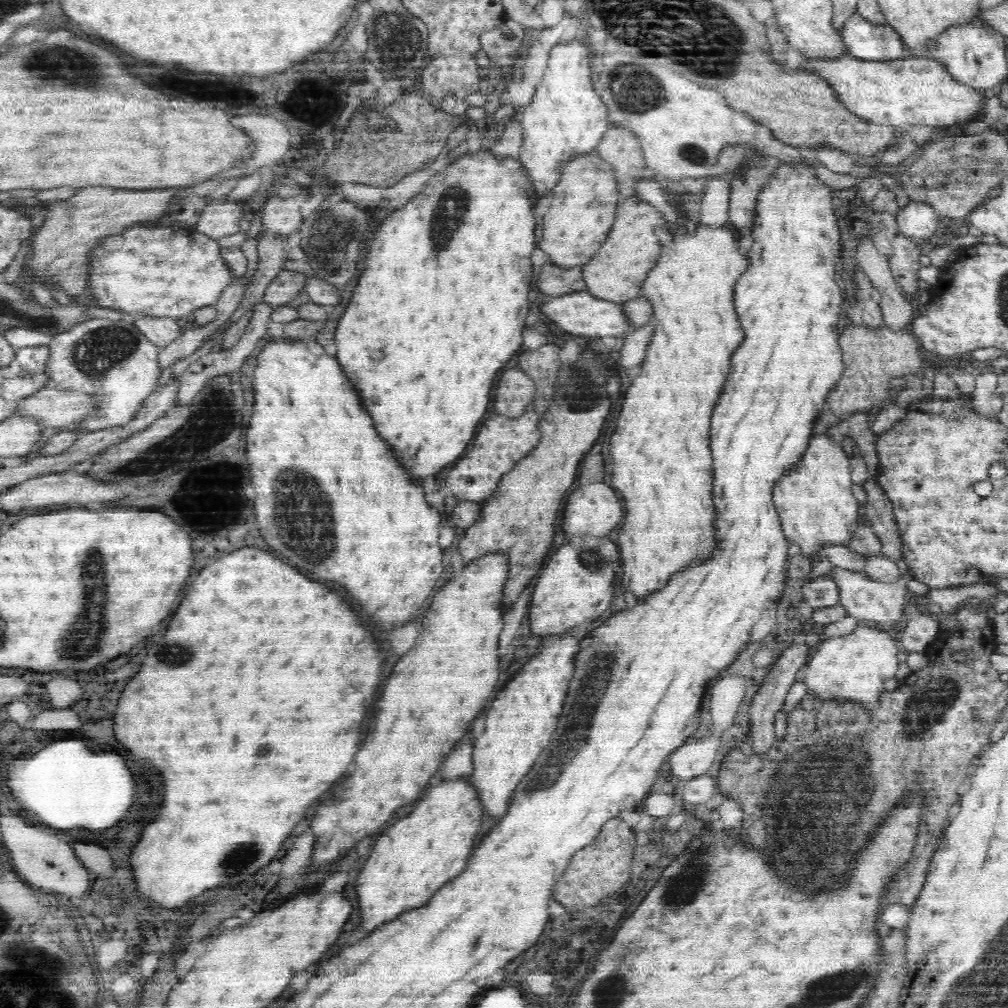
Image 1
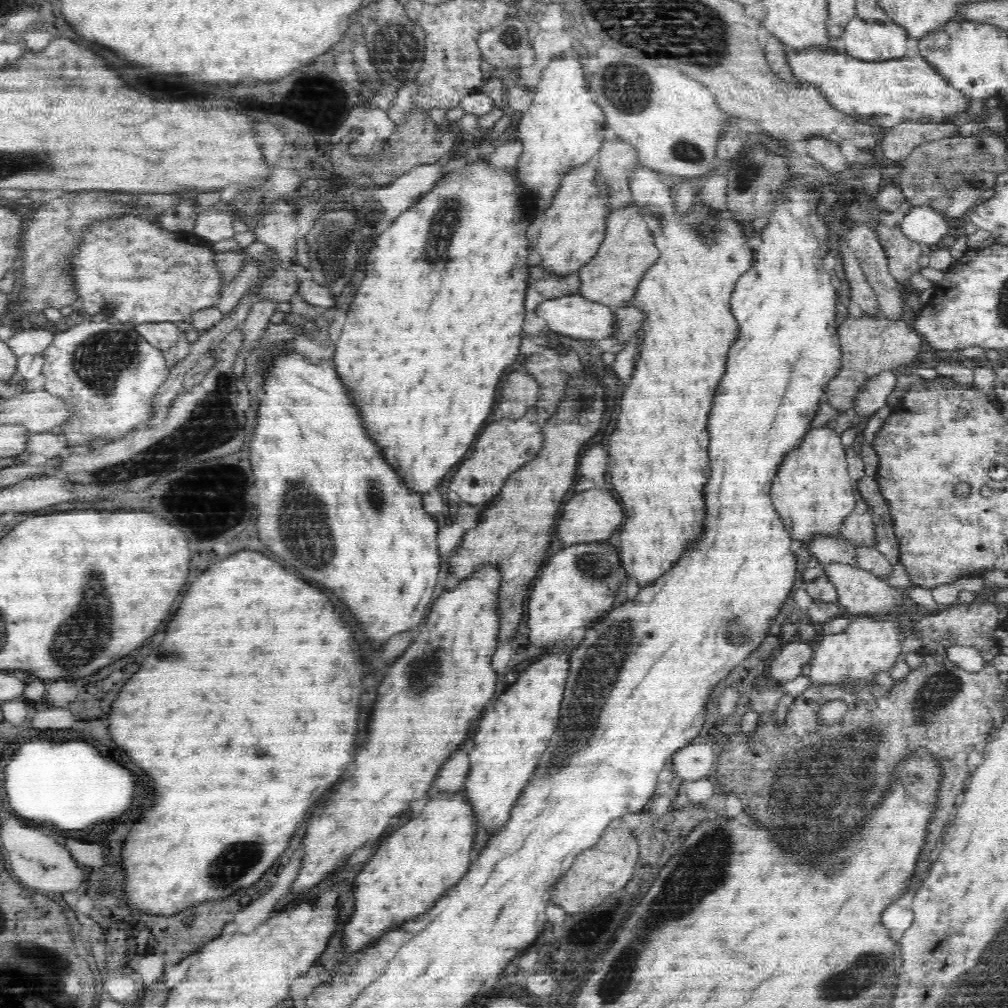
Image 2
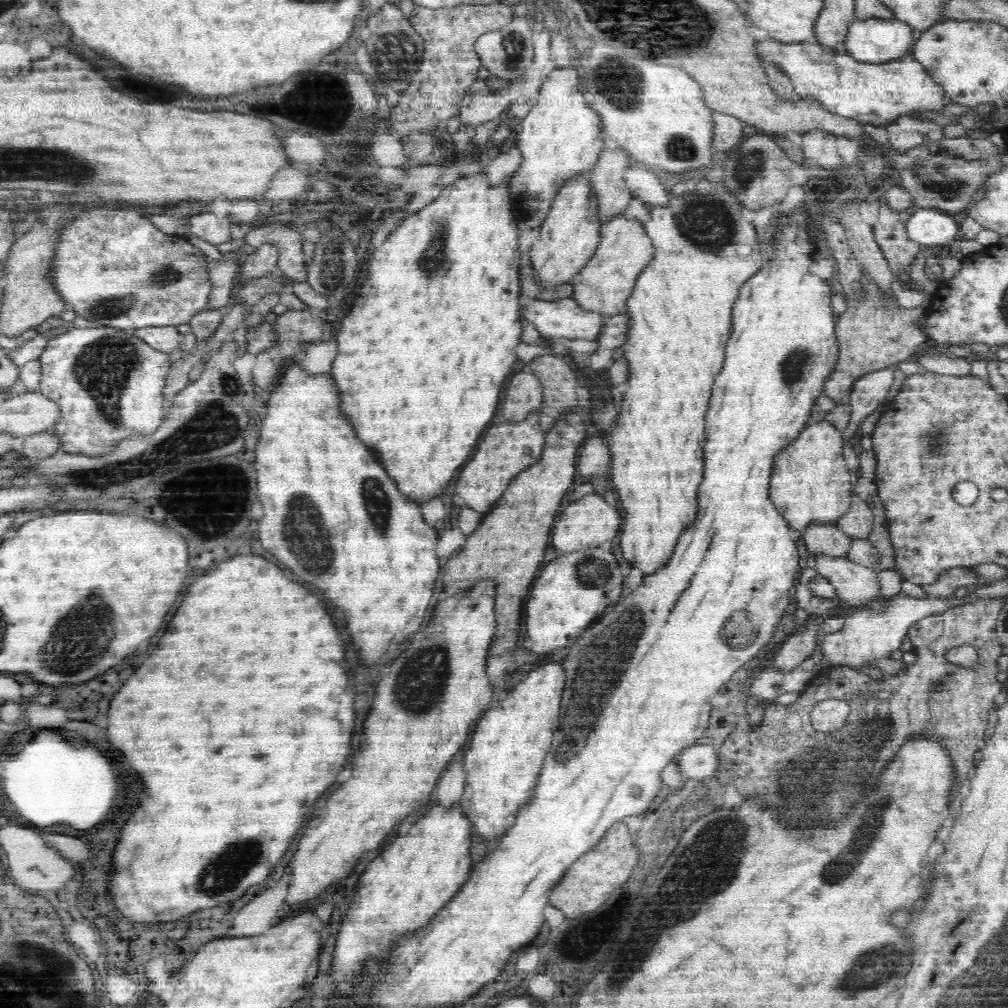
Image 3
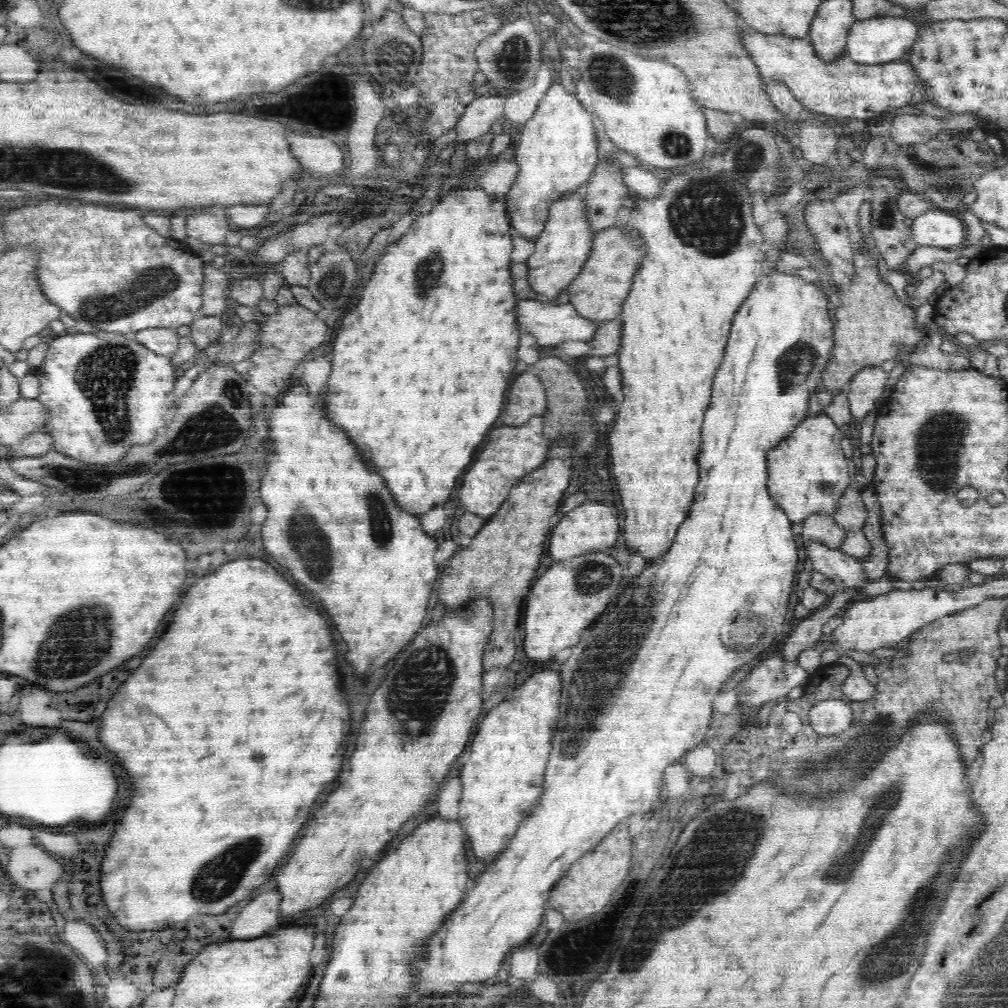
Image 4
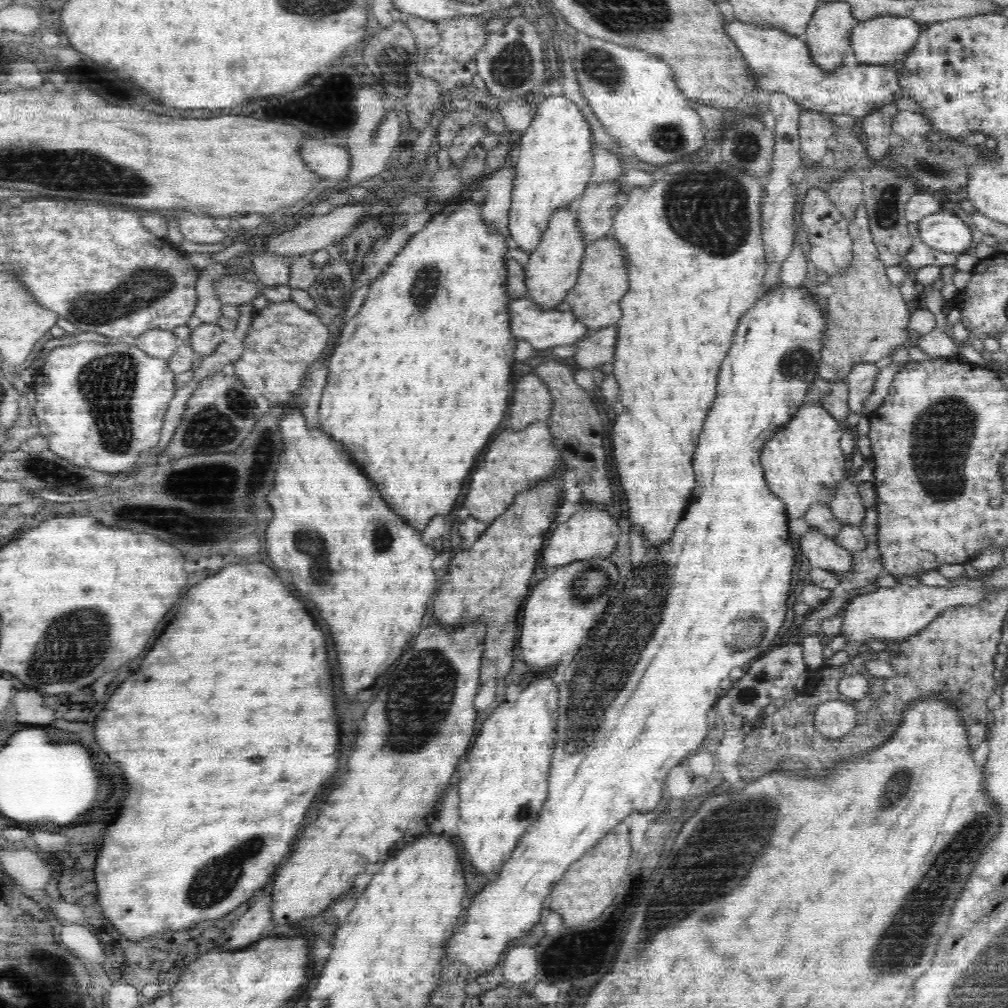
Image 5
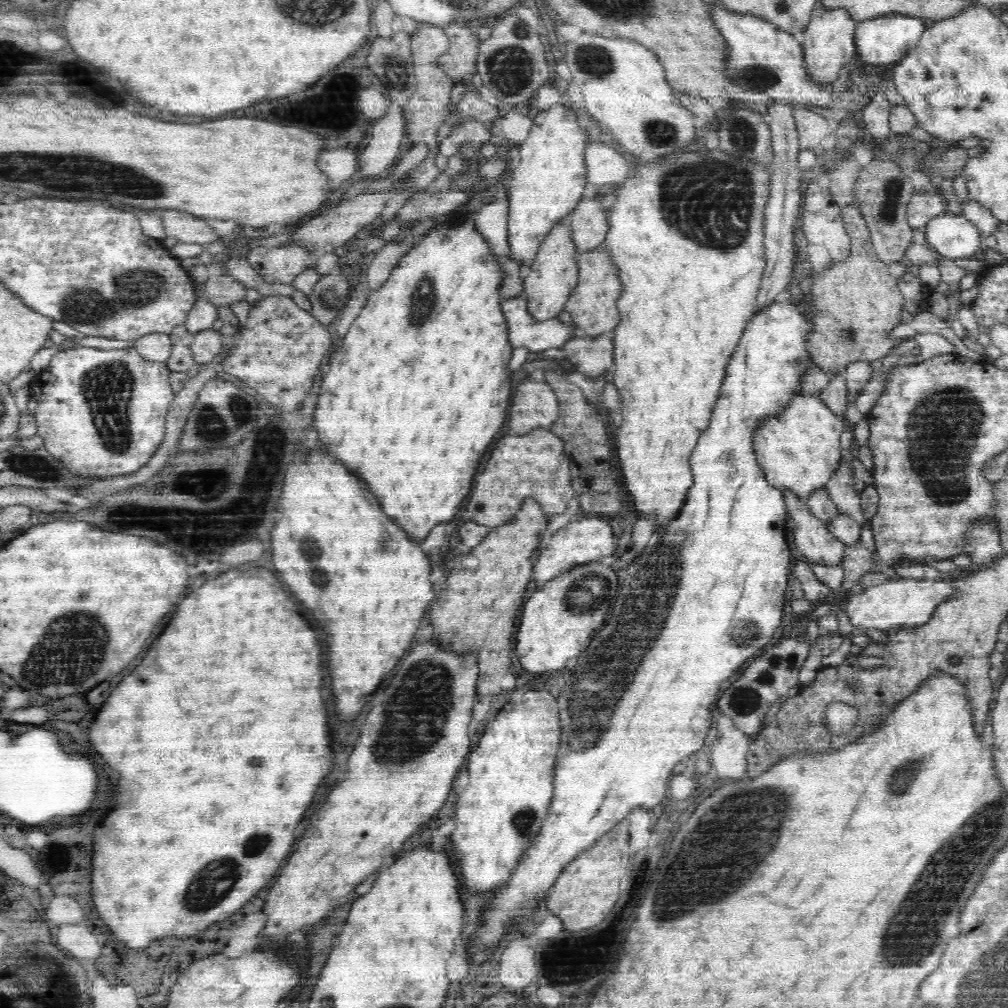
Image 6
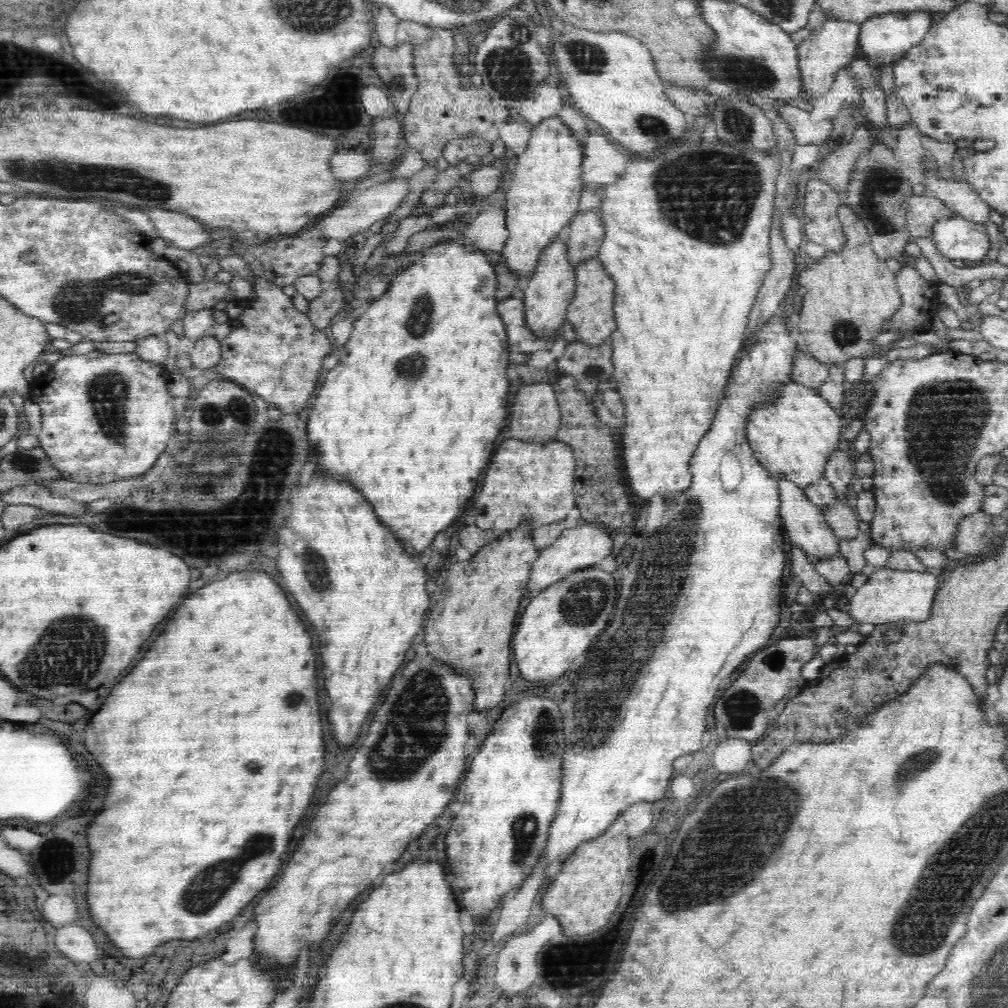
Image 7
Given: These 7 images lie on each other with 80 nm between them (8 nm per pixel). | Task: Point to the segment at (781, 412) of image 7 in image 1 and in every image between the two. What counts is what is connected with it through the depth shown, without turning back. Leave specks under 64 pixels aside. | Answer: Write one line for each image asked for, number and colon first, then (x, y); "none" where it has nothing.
1: (816, 507)
2: (812, 493)
3: (810, 483)
4: (808, 473)
5: (804, 464)
6: (800, 454)

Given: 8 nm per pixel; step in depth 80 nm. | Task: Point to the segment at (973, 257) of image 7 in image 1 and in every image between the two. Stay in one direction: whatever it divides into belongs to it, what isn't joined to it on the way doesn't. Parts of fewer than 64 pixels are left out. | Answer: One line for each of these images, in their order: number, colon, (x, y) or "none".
1: (918, 219)
2: (922, 223)
3: (929, 227)
4: (934, 227)
5: (943, 230)
6: (953, 235)

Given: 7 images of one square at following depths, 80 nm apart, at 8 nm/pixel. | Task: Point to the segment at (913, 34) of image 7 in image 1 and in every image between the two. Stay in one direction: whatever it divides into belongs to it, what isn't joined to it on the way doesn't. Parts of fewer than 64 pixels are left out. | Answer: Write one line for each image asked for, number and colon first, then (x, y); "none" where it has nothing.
1: (867, 41)
2: (864, 40)
3: (876, 41)
4: (876, 40)
5: (880, 40)
6: (886, 40)

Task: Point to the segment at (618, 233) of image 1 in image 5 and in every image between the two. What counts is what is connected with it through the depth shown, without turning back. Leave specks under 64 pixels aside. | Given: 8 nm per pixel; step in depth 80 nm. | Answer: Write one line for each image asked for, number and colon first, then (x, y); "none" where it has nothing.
2: (613, 276)
3: (607, 280)
4: (599, 290)
5: (603, 276)

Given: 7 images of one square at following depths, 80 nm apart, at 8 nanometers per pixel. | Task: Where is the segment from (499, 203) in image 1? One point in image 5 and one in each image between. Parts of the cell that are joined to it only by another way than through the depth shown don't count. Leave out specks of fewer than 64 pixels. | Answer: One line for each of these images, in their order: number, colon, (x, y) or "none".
2: (442, 300)
3: (423, 353)
4: (422, 381)
5: (420, 378)

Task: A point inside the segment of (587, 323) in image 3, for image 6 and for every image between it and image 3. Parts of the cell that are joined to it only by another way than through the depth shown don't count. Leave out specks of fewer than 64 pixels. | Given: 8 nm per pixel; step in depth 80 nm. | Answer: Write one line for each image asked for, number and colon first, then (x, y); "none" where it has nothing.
4: (551, 323)
5: (544, 328)
6: (539, 334)

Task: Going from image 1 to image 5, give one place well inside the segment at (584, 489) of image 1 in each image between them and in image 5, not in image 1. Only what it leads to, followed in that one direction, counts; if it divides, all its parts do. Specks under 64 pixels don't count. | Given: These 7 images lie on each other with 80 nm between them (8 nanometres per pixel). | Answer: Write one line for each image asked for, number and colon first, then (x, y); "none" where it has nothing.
2: (594, 514)
3: (591, 521)
4: (592, 526)
5: (591, 531)

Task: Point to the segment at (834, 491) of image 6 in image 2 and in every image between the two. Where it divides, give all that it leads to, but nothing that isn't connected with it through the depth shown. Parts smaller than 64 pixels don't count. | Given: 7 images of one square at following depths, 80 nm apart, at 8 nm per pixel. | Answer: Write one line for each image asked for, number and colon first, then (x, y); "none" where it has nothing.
2: (859, 530)
3: (857, 523)
4: (853, 516)
5: (848, 508)

